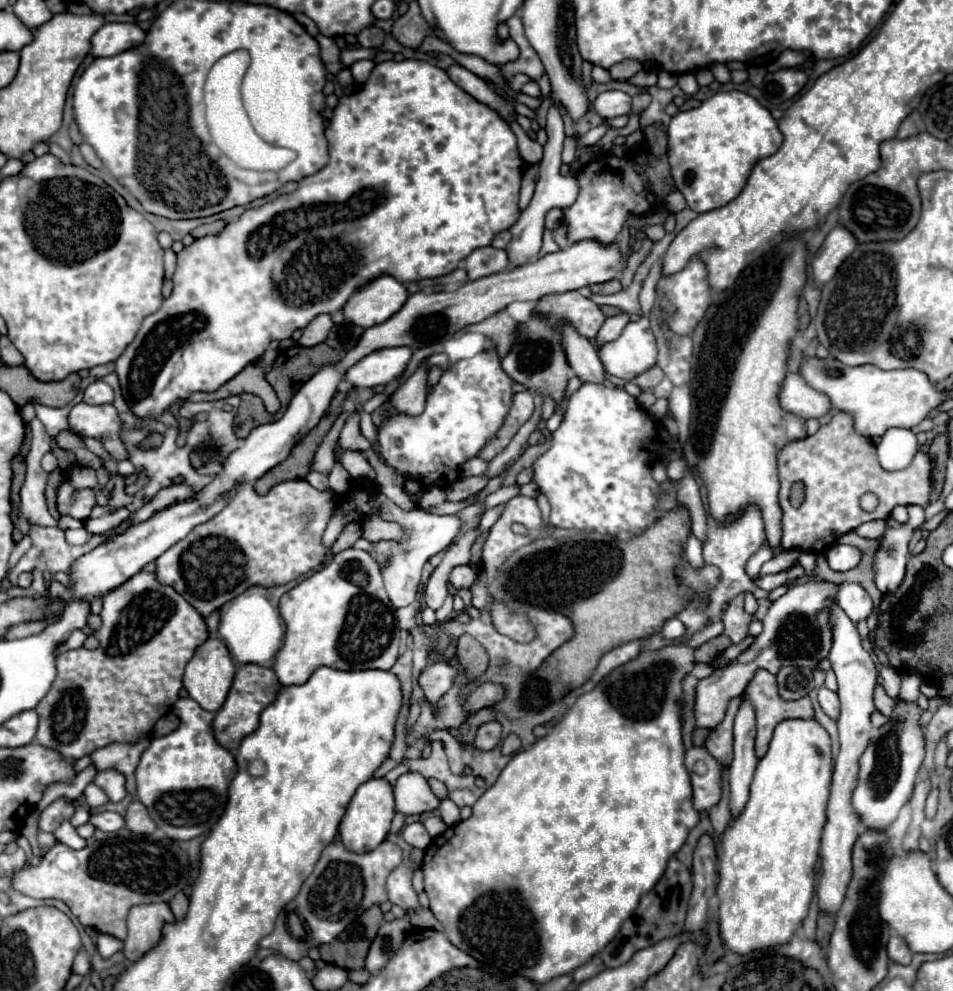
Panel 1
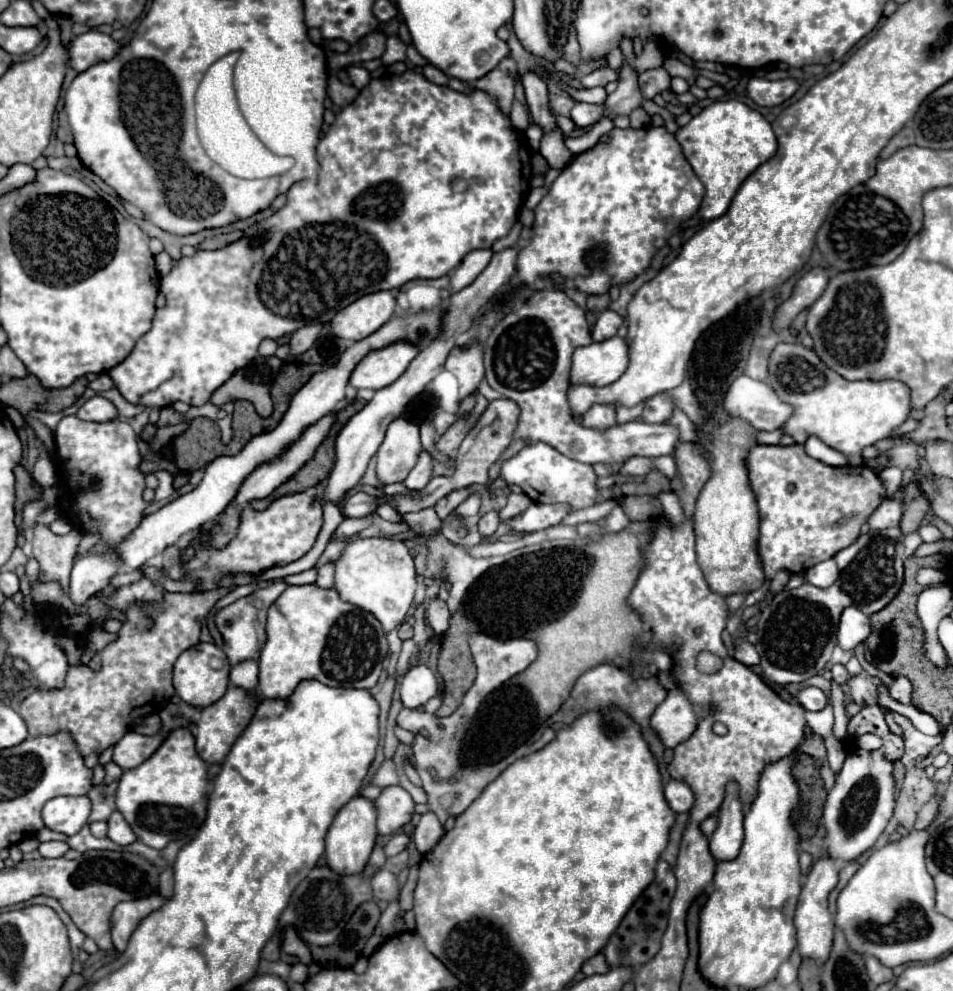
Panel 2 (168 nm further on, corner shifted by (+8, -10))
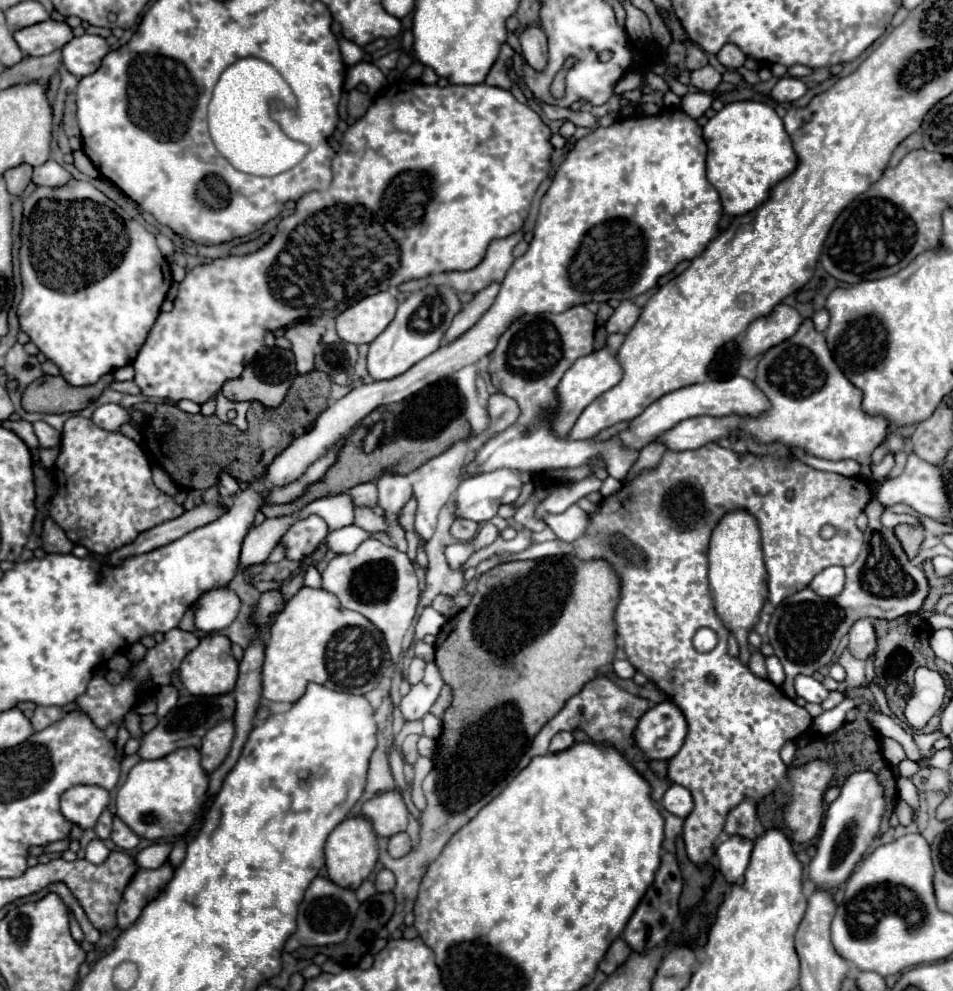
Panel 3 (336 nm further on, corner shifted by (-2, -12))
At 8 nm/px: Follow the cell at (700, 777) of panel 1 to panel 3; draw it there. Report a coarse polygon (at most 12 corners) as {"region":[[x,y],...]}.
{"region":[[672,784],[662,804],[668,812],[686,818],[694,810],[688,788]]}

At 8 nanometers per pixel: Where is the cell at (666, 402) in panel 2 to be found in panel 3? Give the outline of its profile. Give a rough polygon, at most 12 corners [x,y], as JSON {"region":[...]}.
{"region":[[734,376],[674,390],[620,438],[640,450],[688,418],[758,418],[768,396]]}

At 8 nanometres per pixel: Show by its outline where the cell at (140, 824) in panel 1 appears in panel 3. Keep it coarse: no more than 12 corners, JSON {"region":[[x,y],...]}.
{"region":[[114,816],[112,842],[130,850],[136,848],[140,838]]}

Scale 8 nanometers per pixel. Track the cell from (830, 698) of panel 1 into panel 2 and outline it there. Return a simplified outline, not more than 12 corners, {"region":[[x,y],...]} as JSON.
{"region":[[816,686],[798,692],[806,710],[818,712],[828,704],[826,694]]}

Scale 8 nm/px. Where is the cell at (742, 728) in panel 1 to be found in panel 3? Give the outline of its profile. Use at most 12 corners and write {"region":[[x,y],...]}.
{"region":[[730,836],[716,848],[722,876],[744,880],[754,842]]}

